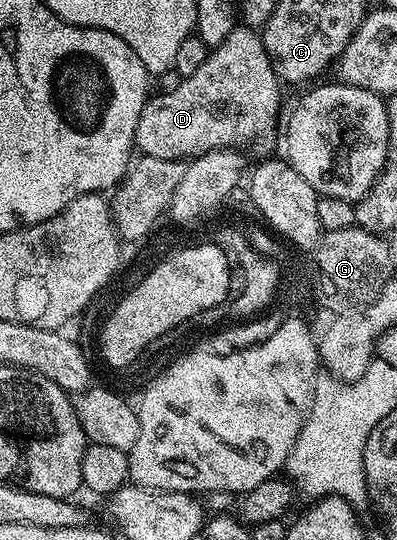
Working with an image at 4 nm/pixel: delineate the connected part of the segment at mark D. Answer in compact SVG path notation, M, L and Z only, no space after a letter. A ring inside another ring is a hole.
M236 25L221 44L209 50L202 65L190 77L181 78L177 83L177 87L170 88L165 95L153 94L145 103L136 130L140 155L188 161L223 147L239 148L239 143L249 143L256 151L268 151L275 139L277 142L276 118L280 115L282 83L272 68L272 58L264 47L263 38L253 28Z

